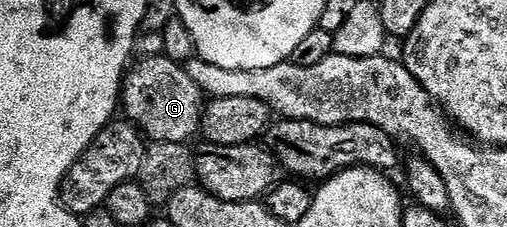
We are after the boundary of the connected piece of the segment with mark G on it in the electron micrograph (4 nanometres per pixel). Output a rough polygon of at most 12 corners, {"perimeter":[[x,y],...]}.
{"perimeter":[[163,54],[131,67],[125,117],[151,143],[185,142],[204,95]]}

